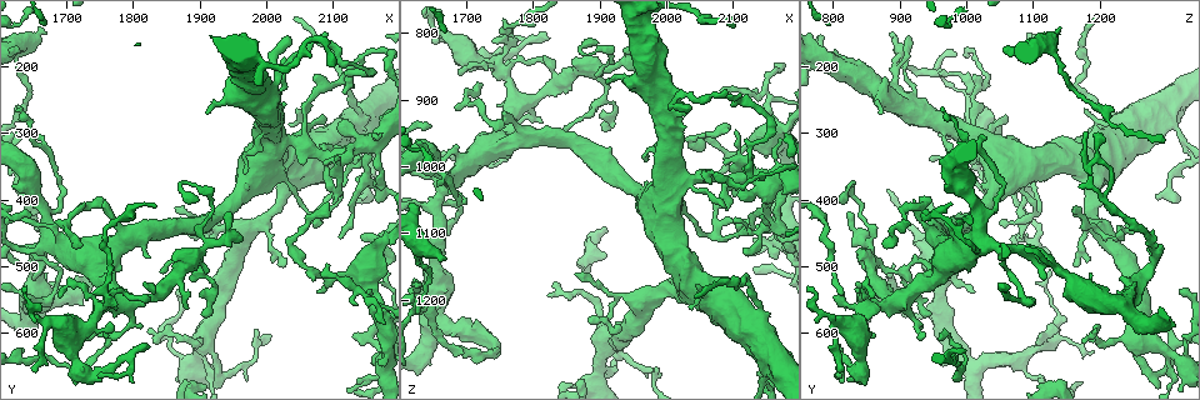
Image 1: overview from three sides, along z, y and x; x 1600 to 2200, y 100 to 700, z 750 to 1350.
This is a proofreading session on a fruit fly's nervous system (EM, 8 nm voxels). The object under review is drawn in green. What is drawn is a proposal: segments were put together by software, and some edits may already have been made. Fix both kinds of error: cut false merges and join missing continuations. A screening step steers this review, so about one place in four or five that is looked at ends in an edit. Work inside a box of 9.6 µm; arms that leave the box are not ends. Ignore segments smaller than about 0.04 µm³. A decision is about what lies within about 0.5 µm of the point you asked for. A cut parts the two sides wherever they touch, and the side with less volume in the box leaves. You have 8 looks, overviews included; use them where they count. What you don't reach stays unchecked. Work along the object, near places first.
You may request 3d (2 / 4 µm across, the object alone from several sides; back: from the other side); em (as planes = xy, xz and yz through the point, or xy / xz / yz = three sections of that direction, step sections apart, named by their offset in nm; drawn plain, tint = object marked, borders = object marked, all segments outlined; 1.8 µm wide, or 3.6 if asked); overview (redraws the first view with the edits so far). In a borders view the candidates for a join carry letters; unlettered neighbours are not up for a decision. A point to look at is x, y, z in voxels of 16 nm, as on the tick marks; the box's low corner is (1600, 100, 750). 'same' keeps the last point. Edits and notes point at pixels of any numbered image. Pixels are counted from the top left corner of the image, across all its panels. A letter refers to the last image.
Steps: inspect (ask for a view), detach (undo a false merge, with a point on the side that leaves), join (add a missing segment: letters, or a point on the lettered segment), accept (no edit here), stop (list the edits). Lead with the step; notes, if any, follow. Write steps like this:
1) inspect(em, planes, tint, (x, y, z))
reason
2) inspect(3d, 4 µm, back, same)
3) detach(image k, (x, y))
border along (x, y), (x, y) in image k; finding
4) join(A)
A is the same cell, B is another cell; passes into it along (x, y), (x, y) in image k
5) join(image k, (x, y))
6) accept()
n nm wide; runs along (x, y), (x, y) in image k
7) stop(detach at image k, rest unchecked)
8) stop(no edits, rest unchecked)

inspect(3d, 4 µm, (1670, 155, 1140))
thick end

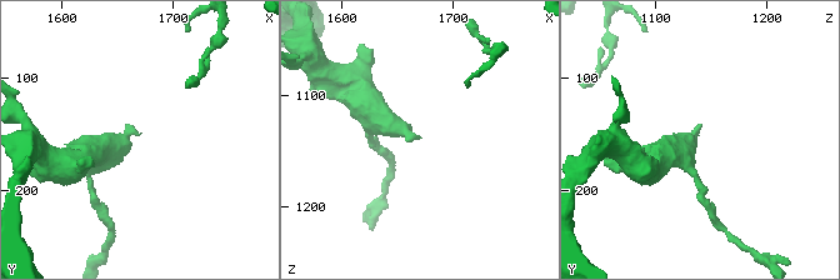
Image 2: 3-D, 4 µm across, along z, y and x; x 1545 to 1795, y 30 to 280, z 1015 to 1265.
inspect(em, xz, step 8, borders, (1672, 148, 1138))

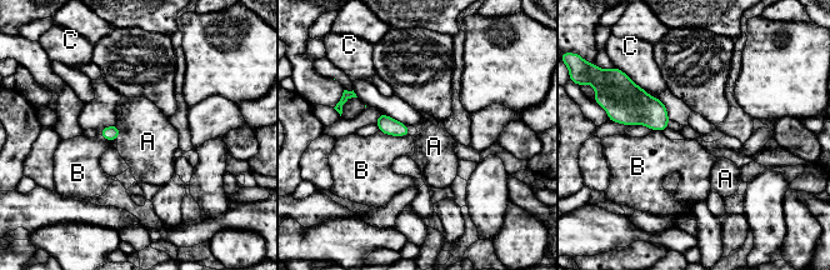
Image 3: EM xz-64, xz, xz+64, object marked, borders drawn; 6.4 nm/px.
accept()
A, B and C are other cells; no lettered segment goes on from it

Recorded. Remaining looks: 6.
inspect(em, 3.6 µm, xz, step 8, tint, (1655, 555, 1235))
side arm on a straight run

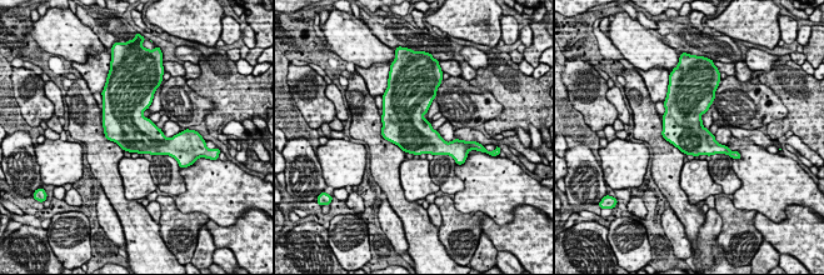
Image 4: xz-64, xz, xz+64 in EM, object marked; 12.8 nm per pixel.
inspect(em, 3.6 µm, planes, borders, same)
another direction

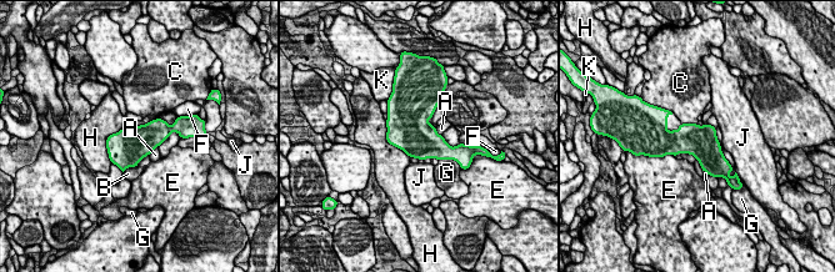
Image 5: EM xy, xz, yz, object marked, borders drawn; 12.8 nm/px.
accept()
A, B, C, E, F, G, H, J and K are other cells; border along (149, 154), (135, 166), (123, 171) in image 5; one neuron here

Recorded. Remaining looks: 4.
inspect(em, planes, plain, (2170, 565, 965))
two arms in line, one across

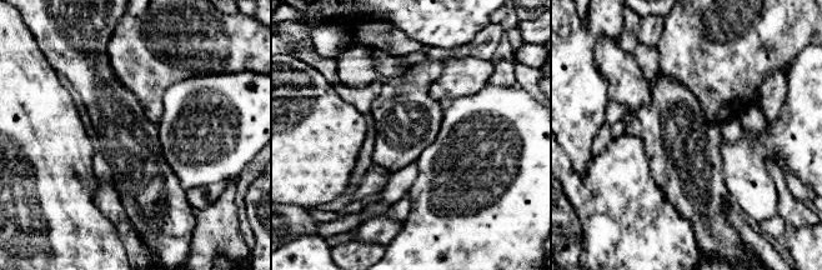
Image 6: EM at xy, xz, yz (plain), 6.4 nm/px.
inspect(em, planes, tint, same)

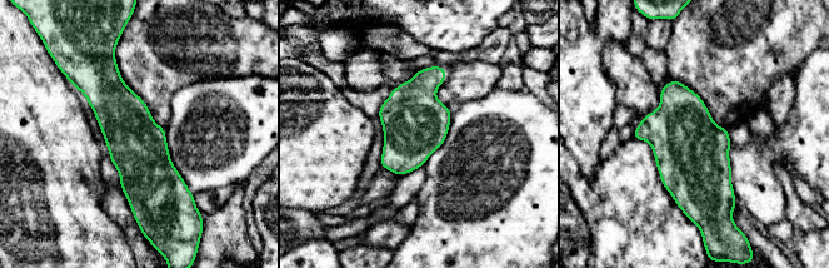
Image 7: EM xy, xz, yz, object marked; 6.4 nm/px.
inspect(em, planes, borders, same)

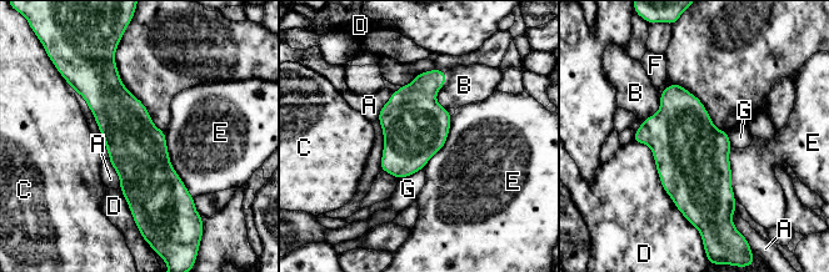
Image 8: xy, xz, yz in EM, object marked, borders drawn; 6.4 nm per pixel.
accept()
A, B, C, D, E, F and G are other cells; runs along (113, 70), (145, 215) in image 8; all the same neuron

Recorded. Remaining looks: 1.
stop(no edits, rest unchecked)

